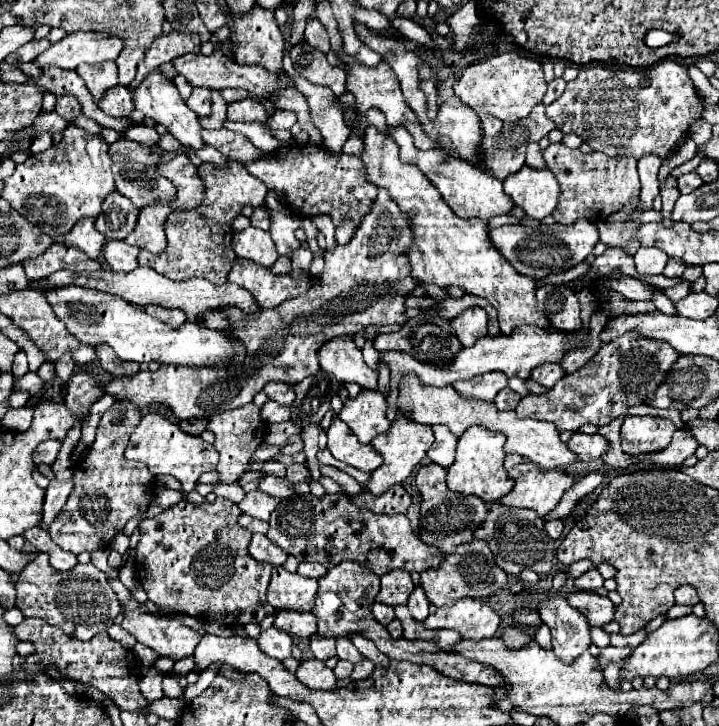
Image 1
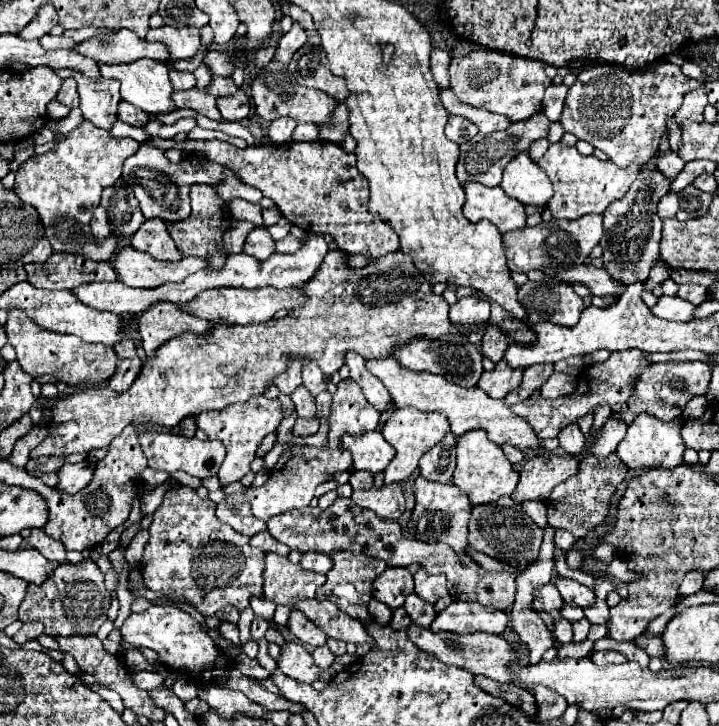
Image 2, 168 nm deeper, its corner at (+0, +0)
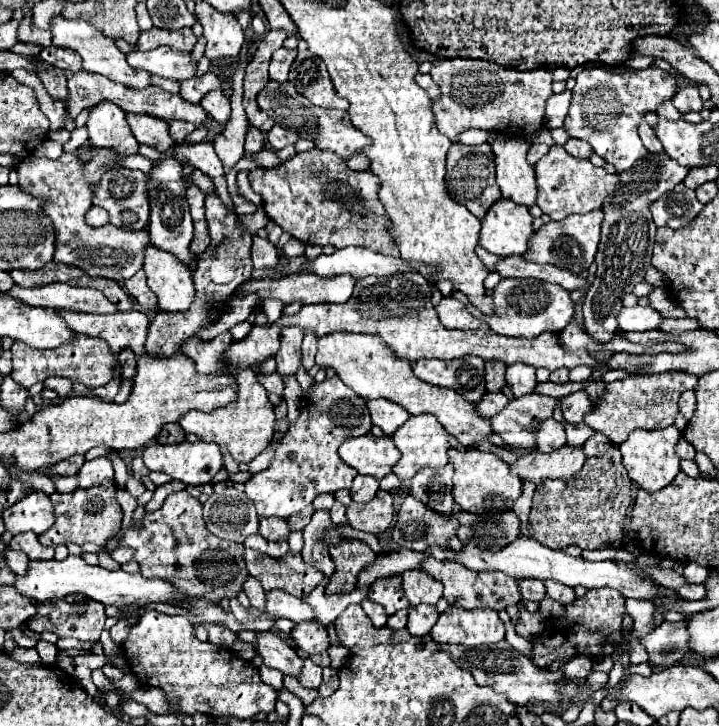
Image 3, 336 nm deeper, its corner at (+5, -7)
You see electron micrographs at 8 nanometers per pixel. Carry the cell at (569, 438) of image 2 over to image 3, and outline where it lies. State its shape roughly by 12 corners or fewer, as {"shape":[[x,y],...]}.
{"shape":[[547,419],[537,429],[537,449],[551,453],[567,445],[565,427]]}

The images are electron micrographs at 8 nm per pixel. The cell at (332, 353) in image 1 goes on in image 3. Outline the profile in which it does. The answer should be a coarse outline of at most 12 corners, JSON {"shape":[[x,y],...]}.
{"shape":[[367,401],[373,425],[385,435],[409,419],[393,401]]}

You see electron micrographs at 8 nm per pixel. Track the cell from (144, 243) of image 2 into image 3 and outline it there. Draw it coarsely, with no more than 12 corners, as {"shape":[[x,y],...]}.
{"shape":[[149,245],[143,271],[161,311],[189,309],[195,297],[185,265]]}

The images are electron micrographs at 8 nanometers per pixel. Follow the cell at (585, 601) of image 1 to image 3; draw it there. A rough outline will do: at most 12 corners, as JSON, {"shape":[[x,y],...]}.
{"shape":[[545,581],[547,595],[569,605],[575,591],[557,581]]}

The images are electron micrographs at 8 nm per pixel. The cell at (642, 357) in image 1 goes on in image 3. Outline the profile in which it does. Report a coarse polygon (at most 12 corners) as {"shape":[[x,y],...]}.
{"shape":[[545,395],[513,399],[491,417],[509,447],[535,449],[537,425],[557,401]]}

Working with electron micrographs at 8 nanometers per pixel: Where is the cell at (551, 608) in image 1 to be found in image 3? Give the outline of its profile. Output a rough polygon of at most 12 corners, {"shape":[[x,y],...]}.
{"shape":[[519,581],[523,599],[539,603],[545,597],[543,581]]}

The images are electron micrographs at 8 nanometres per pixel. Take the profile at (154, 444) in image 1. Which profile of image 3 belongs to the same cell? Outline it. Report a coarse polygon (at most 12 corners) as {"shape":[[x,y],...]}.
{"shape":[[153,443],[149,471],[203,485],[223,465],[217,443]]}

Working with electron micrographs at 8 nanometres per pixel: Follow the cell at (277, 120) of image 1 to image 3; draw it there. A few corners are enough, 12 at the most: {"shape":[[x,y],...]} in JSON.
{"shape":[[281,125],[267,131],[269,145],[277,151],[297,141],[297,133]]}

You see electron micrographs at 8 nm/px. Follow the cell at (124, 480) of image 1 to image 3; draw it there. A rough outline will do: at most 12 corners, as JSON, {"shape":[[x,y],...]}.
{"shape":[[117,487],[51,493],[49,547],[105,545],[123,521]]}

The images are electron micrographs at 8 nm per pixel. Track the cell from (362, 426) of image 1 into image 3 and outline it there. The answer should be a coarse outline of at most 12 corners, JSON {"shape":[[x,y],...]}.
{"shape":[[339,377],[313,385],[273,463],[245,483],[291,517],[351,489],[339,445],[373,423]]}

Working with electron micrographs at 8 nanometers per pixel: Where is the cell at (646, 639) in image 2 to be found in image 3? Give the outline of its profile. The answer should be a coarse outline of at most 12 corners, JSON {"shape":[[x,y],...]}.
{"shape":[[663,621],[641,645],[649,663],[671,667],[687,655],[685,623]]}

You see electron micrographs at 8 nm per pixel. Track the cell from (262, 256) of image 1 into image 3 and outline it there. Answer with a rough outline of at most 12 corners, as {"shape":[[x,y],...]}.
{"shape":[[253,237],[251,261],[255,269],[275,267],[279,261],[271,241]]}

